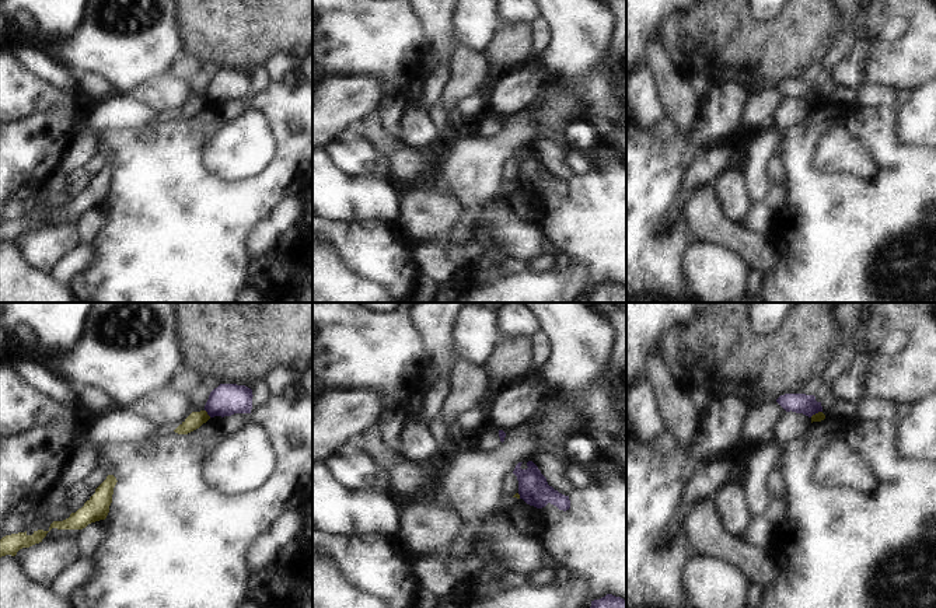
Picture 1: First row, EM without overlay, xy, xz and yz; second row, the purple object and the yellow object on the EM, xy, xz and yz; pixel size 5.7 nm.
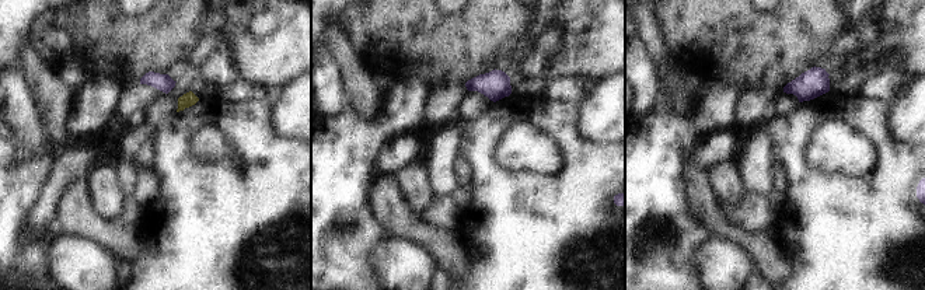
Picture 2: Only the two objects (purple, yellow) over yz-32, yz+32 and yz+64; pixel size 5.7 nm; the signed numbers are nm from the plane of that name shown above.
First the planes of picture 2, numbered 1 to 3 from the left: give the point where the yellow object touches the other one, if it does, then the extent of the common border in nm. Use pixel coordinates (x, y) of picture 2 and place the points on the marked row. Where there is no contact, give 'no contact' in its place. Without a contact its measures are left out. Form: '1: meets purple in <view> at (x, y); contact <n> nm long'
1: no contact
2: no contact
3: no contact

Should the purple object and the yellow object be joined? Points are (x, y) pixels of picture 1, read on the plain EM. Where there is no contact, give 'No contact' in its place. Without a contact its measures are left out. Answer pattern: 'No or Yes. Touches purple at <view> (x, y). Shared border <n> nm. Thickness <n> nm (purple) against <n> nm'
No. Touches purple at xy (208, 100). Shared border 60 nm. Thickness 180 nm (purple) against 90 nm

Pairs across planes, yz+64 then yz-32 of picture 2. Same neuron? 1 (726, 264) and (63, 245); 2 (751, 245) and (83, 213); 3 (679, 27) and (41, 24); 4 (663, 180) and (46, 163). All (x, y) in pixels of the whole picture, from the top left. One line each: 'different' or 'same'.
1: same
2: same
3: same
4: same

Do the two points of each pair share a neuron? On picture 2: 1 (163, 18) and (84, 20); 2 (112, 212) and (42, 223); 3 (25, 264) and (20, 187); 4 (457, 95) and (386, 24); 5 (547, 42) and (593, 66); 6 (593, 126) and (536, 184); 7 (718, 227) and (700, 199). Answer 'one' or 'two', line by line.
1: one
2: two
3: one
4: two
5: two
6: two
7: one

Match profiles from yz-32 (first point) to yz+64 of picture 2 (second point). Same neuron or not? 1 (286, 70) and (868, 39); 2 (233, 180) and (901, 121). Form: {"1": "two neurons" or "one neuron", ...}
{"1": "two neurons", "2": "two neurons"}

